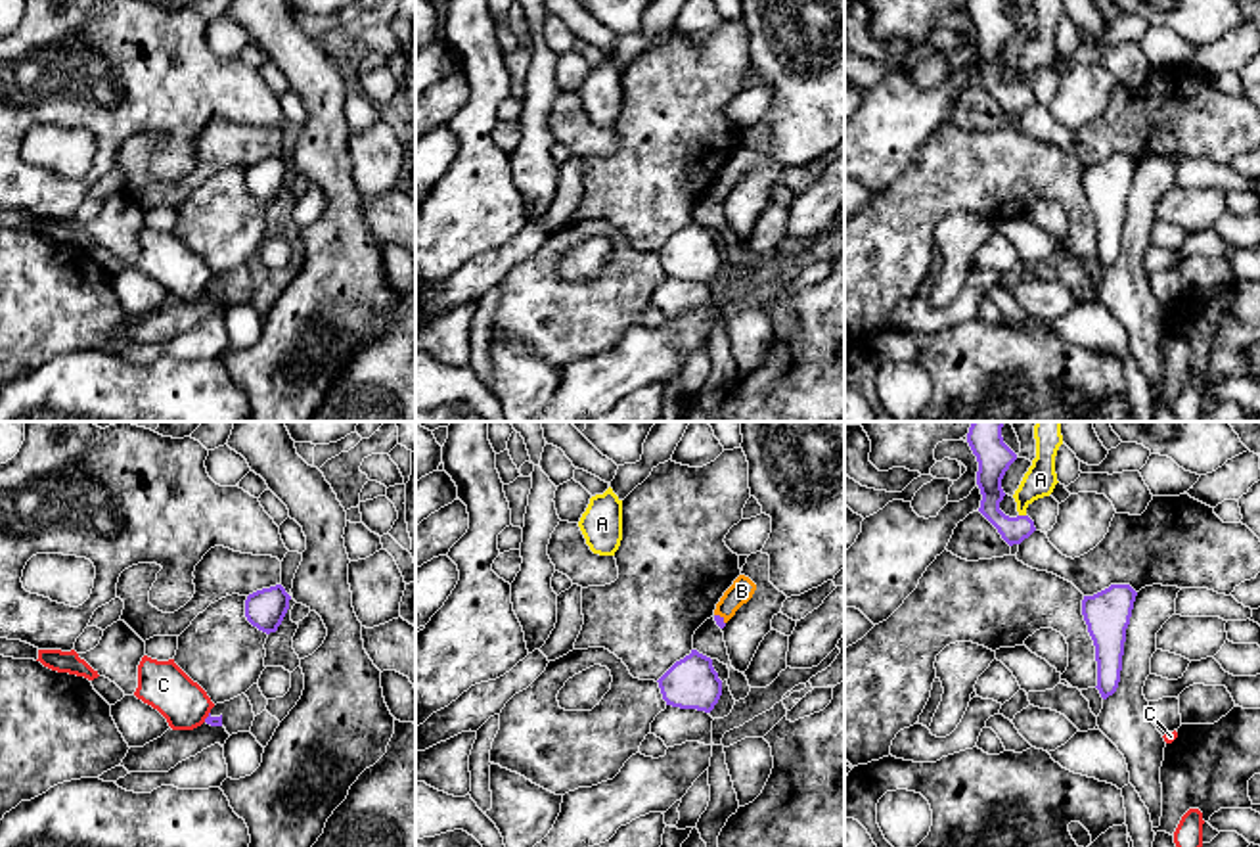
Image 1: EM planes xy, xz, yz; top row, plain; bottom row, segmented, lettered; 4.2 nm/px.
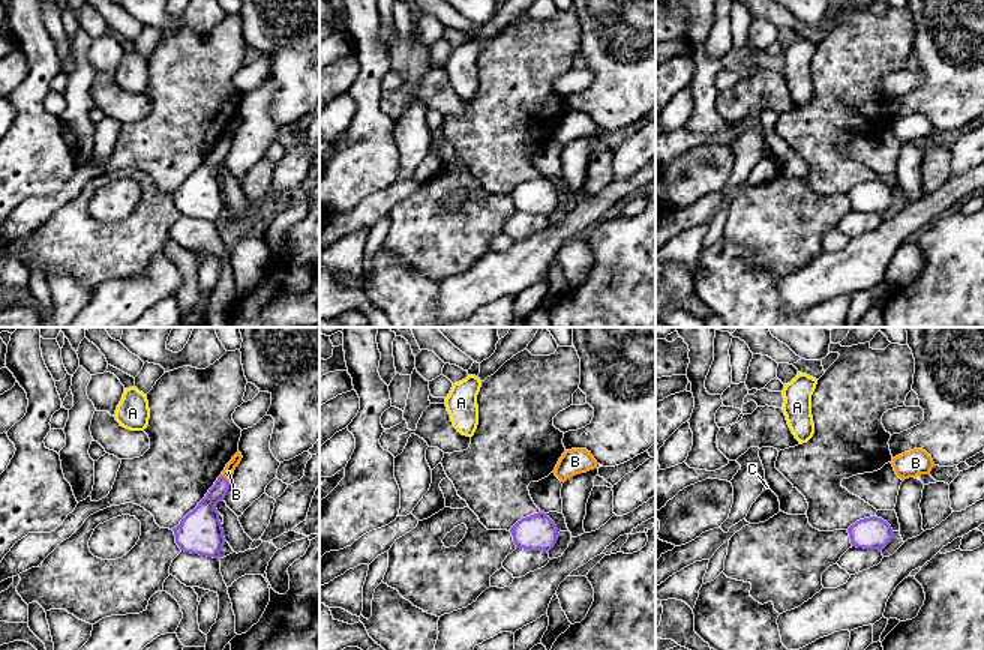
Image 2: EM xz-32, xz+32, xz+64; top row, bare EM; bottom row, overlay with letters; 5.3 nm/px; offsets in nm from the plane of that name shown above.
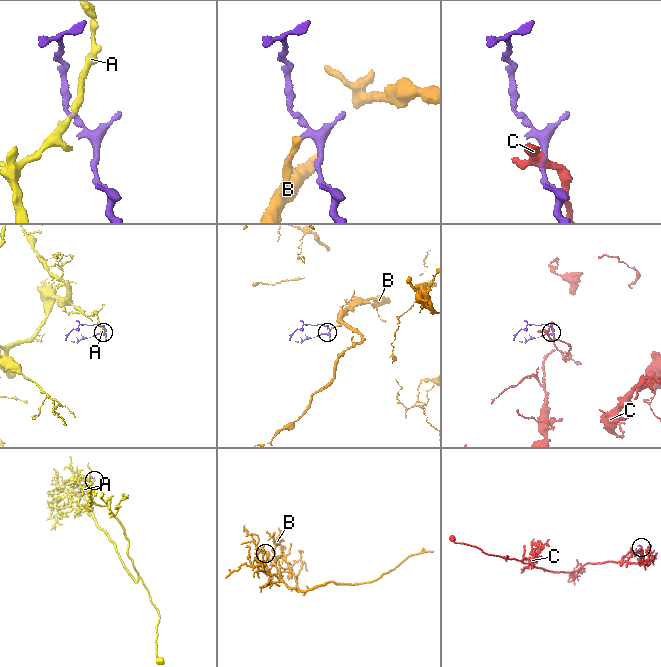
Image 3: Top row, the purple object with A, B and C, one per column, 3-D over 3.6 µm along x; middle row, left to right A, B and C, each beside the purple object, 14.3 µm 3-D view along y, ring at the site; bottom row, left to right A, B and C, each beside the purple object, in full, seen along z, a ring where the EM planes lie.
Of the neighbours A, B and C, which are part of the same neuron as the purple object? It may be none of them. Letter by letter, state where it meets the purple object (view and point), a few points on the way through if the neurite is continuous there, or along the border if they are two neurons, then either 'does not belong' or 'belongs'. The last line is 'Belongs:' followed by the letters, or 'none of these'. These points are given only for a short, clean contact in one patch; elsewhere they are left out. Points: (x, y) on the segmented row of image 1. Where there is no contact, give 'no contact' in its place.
A: contact yz (1023, 516); border yz (1019, 514), (1025, 516); does not belong
B: contact xz (720, 618); way xz (719, 619), (720, 618), (742, 591); belongs
C: contact xy (207, 717); border xy (209, 711), (203, 721); does not belong
Belongs: B

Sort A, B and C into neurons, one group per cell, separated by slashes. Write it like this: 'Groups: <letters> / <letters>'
Groups: A / B / C

